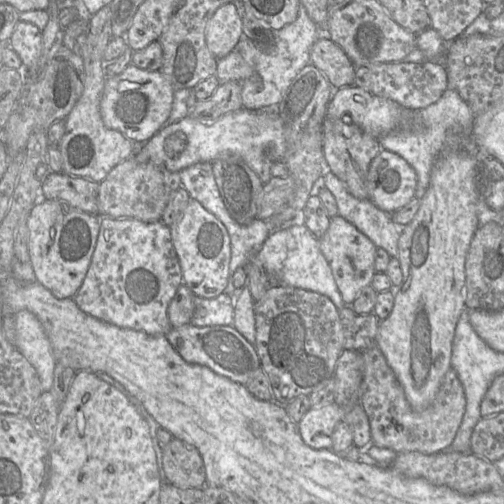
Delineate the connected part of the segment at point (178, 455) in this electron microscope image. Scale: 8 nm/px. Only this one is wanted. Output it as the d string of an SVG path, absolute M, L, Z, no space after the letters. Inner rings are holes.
M173 438L162 450L162 465L168 483L181 489L203 488L206 473L203 460L194 446Z

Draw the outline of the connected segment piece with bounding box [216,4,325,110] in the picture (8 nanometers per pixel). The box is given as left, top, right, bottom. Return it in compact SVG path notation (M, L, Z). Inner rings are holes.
M300 4L297 19L273 32L276 47L273 52L259 50L245 35L234 50L218 60L217 79L220 84L238 81L242 85L243 108L248 110L276 110L288 87L298 73L311 63L311 49L316 40L325 35L325 30L309 17Z

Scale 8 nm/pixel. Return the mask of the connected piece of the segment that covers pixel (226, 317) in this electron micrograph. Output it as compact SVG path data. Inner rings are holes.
M223 292L215 298L194 295L194 312L191 324L204 326L233 325L234 298Z

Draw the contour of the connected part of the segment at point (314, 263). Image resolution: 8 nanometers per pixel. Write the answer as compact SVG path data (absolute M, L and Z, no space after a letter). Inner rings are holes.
M296 223L290 227L273 230L256 254L266 273L278 284L301 288L327 296L338 310L346 307L331 268L321 252L317 239L304 223ZM293 238L297 246L294 250L287 248L287 240Z

